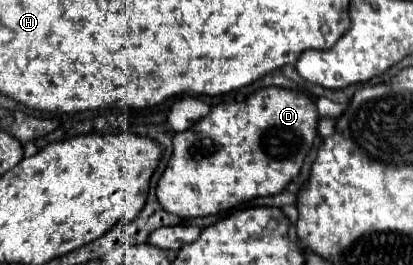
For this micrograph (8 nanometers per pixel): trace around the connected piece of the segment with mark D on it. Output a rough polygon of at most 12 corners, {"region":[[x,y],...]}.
{"region":[[260,89],[174,135],[168,213],[276,195],[314,145],[302,93]]}

